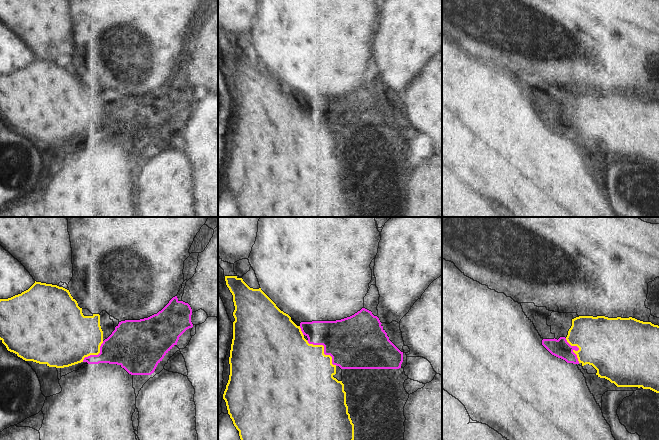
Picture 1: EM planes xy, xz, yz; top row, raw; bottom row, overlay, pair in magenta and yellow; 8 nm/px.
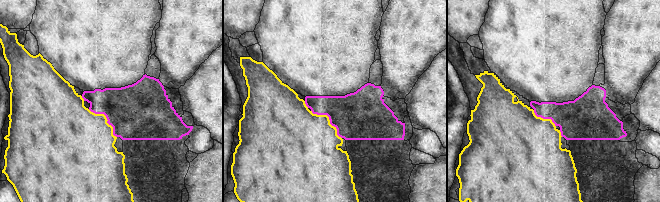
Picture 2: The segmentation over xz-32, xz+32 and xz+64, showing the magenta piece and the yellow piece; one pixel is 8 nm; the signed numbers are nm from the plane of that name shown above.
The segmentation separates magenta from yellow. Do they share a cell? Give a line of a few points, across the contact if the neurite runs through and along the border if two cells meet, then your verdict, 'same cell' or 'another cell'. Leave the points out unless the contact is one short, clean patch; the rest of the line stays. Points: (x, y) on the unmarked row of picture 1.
line xz (306, 116), (321, 120), (323, 128), (336, 141); another cell

